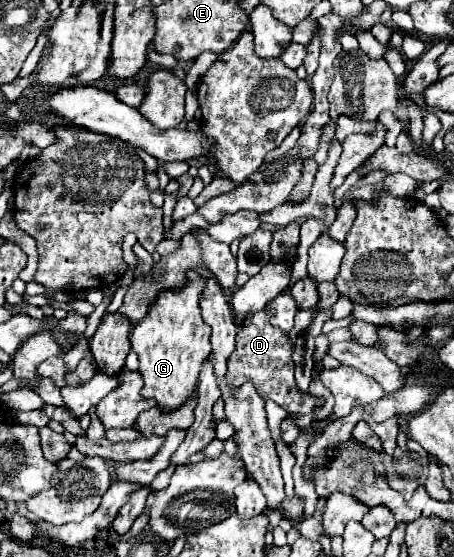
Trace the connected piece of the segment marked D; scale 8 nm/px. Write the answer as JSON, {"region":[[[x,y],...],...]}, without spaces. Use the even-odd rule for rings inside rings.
{"region":[[[268,311],[252,313],[248,315],[248,319],[242,323],[242,329],[238,331],[236,351],[232,353],[232,359],[228,361],[228,377],[236,385],[244,383],[246,379],[252,379],[252,383],[256,385],[256,391],[262,397],[276,401],[288,413],[306,415],[316,405],[322,405],[324,399],[304,395],[298,391],[296,381],[294,381],[294,361],[290,355],[290,347],[292,343],[288,341],[288,335],[268,323]]]}

